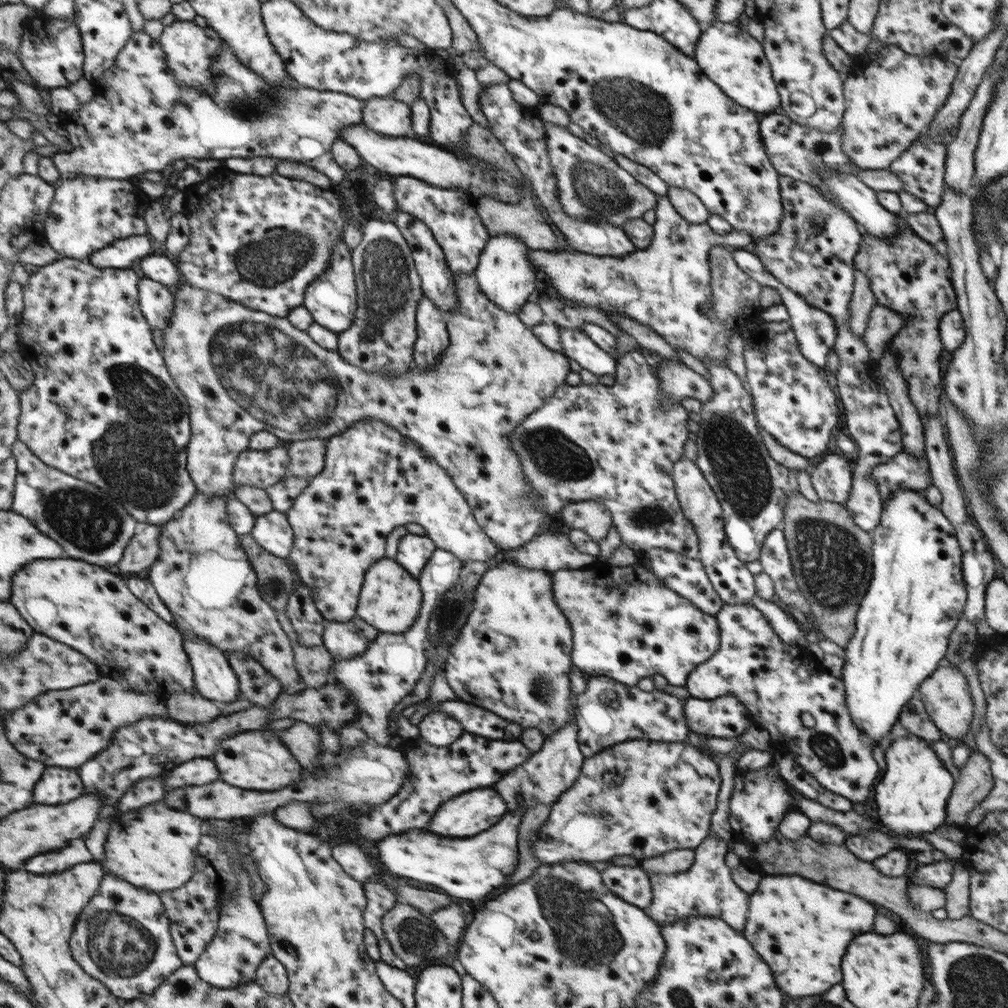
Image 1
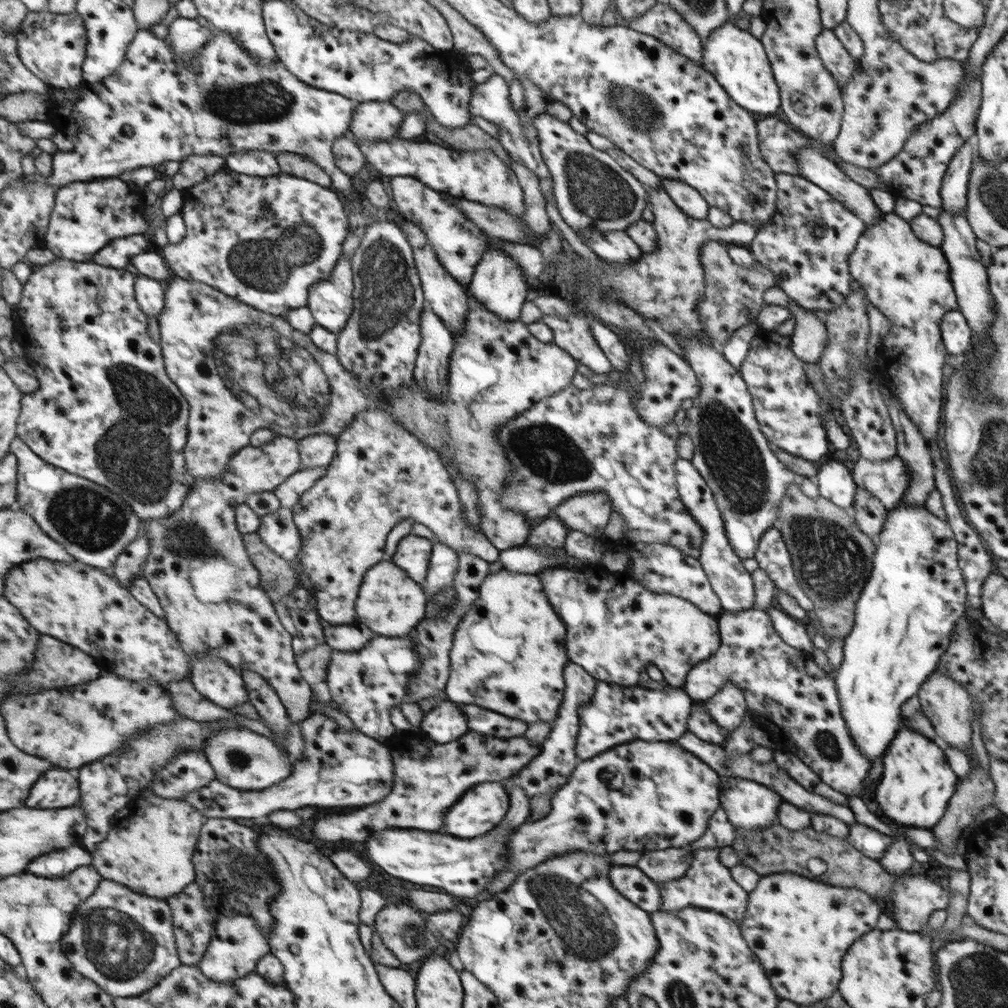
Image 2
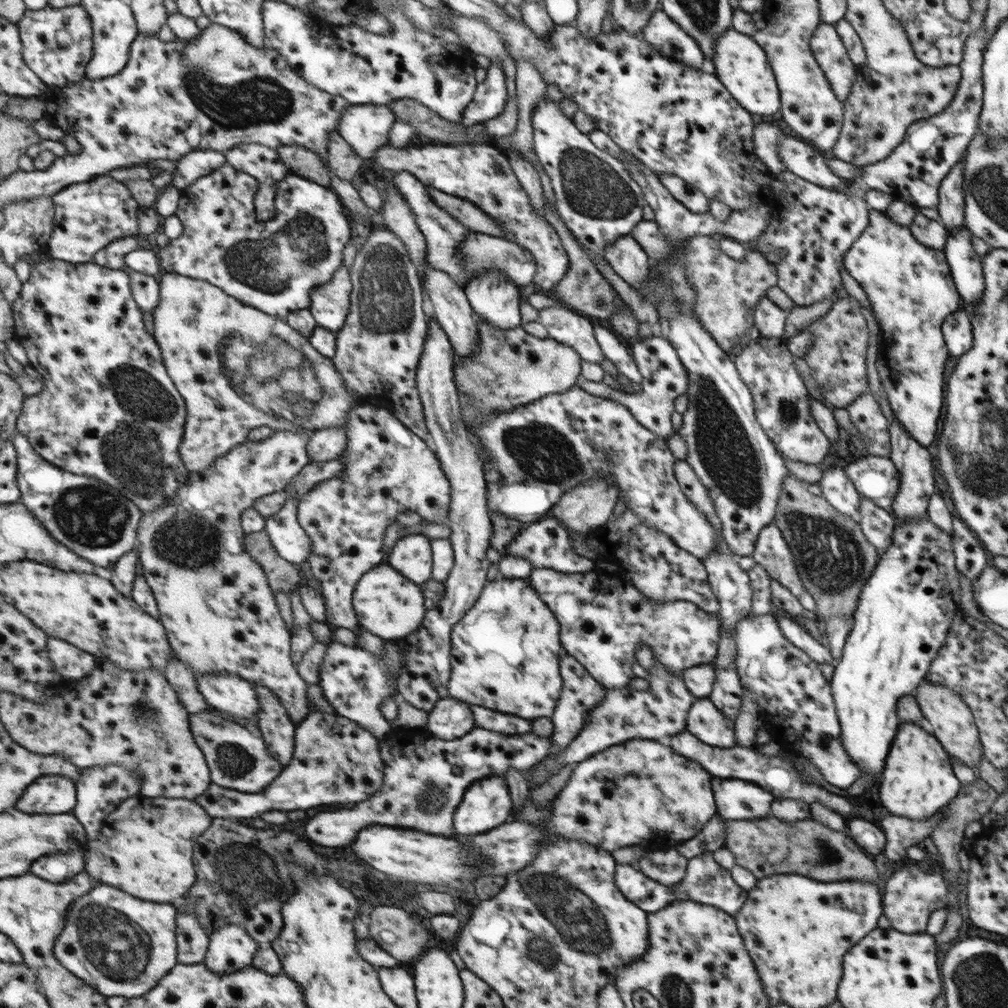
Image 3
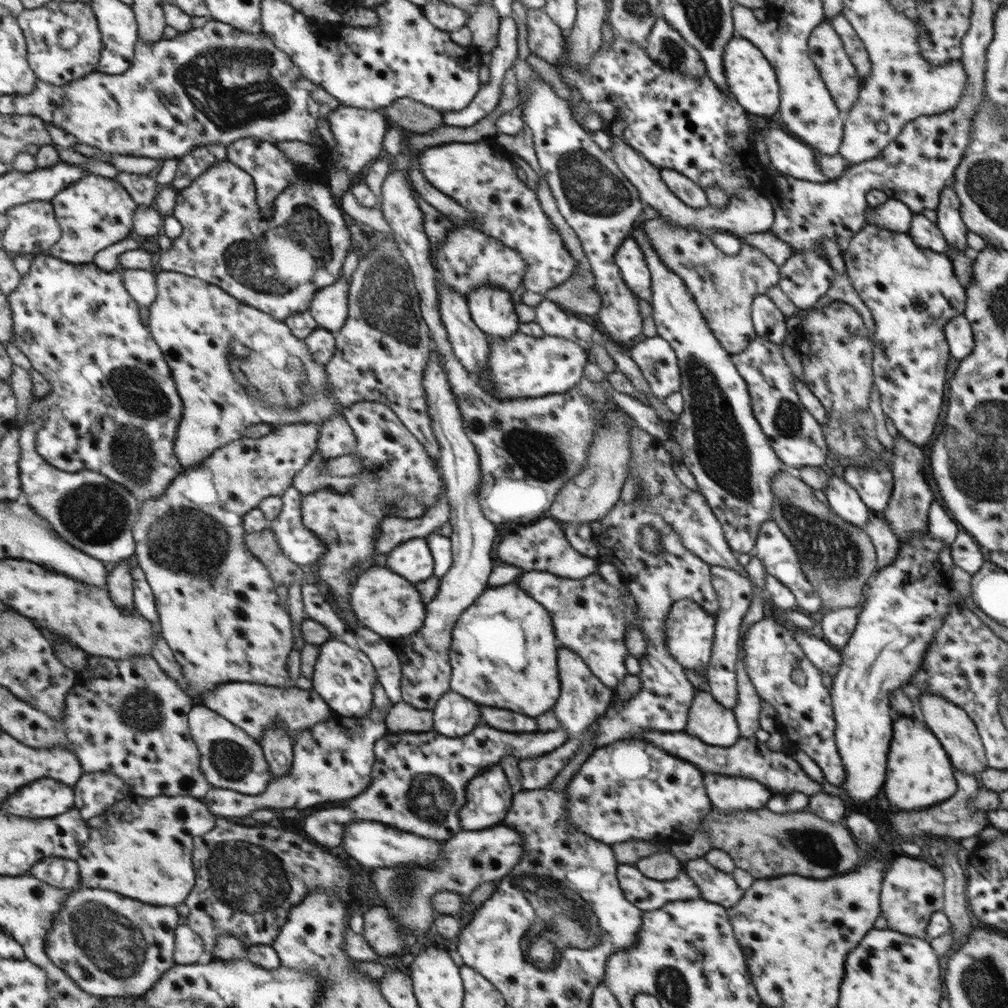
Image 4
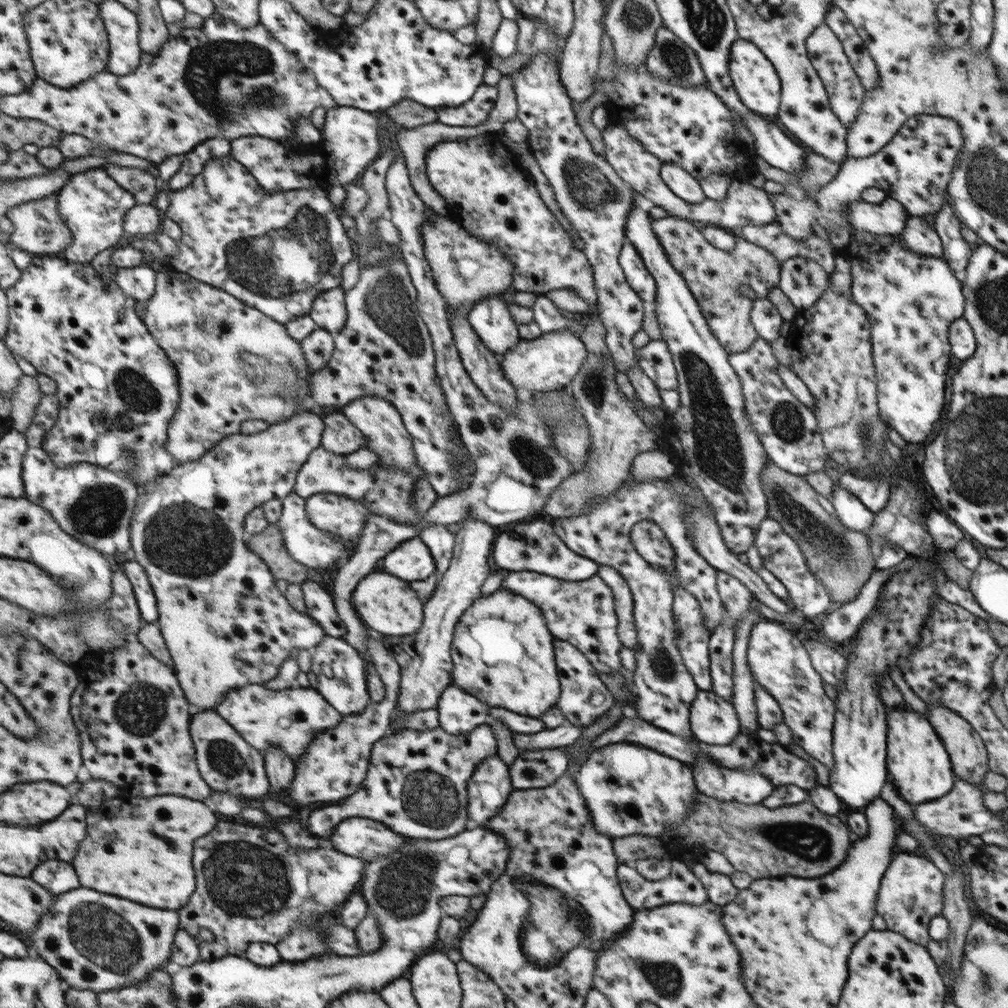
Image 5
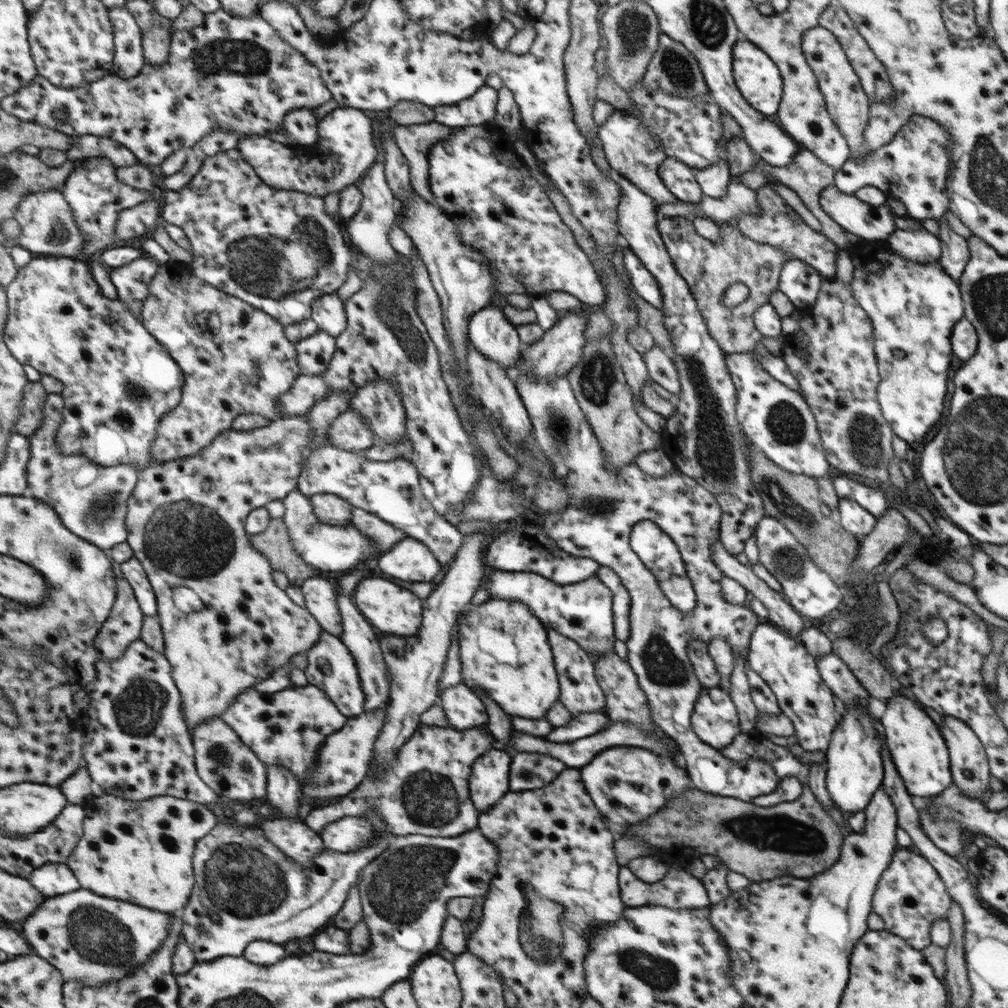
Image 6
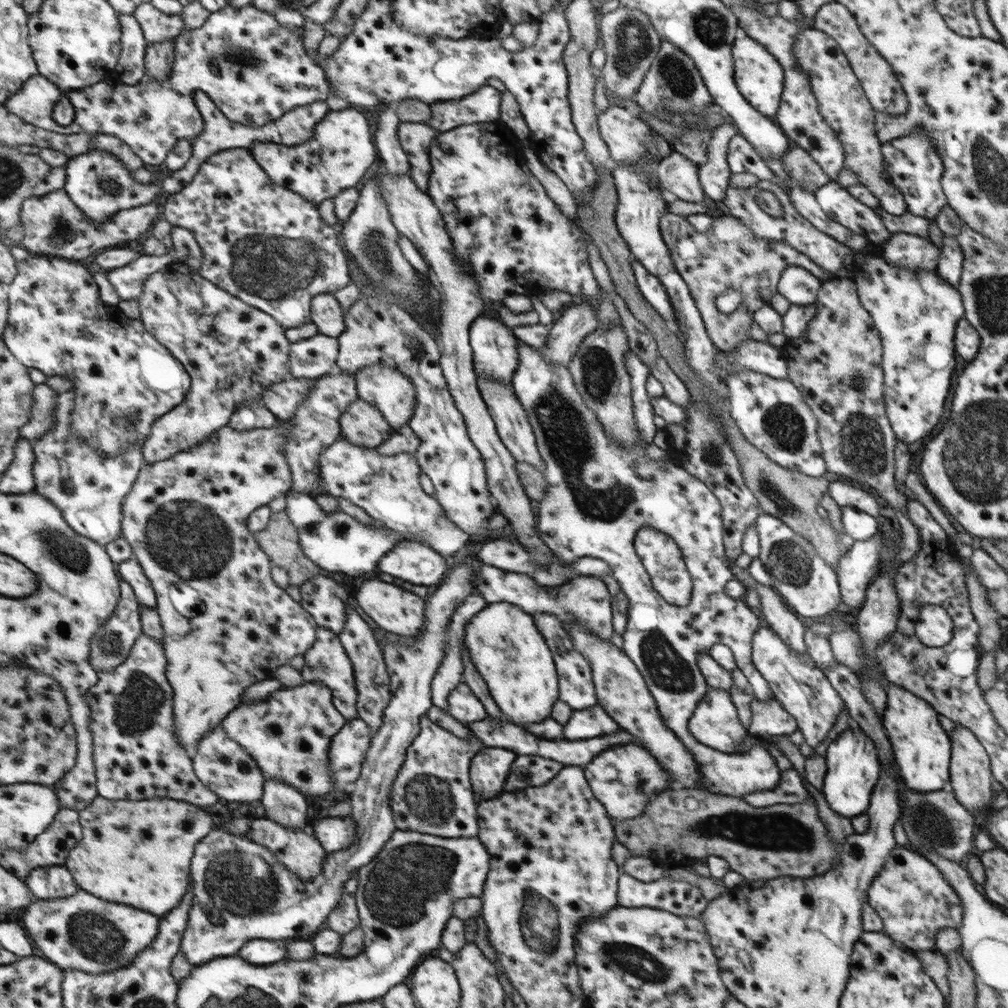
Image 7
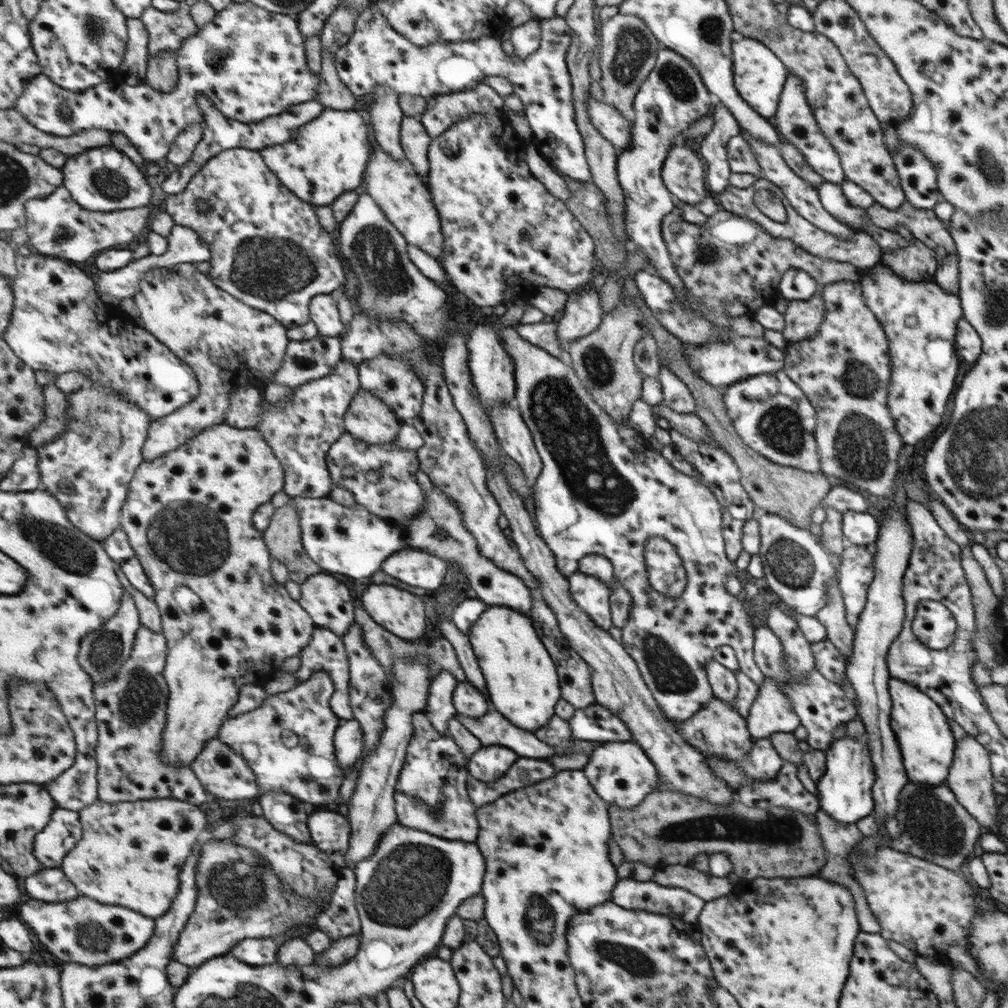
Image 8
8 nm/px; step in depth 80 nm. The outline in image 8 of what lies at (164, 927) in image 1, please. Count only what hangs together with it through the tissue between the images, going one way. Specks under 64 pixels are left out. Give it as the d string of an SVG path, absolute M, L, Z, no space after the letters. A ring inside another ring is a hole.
M82 894L75 900L53 903L27 897L19 905L18 913L42 946L57 957L62 966L77 963L99 968L104 964L120 963L143 949L156 933L155 918L137 914L125 906L105 906Z

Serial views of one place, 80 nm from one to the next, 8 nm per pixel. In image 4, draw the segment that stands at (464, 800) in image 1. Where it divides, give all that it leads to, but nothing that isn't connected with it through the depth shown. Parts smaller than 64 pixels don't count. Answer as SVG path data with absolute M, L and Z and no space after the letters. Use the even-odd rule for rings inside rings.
M500 764L485 768L468 782L465 810L457 812L461 831L485 830L502 824L512 804L512 793Z

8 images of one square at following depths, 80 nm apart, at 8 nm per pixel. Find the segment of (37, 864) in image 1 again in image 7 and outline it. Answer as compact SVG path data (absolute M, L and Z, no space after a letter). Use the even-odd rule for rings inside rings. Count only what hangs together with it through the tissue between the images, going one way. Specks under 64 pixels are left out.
M66 865L33 869L25 881L35 899L67 898L81 889Z

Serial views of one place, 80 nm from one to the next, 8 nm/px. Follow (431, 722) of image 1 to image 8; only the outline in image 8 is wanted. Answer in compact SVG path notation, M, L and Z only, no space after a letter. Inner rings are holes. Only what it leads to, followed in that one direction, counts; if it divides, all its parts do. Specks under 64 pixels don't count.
M460 681L455 686L451 702L456 715L465 718L483 717L490 709L489 701L484 698L484 695L475 686L465 681Z

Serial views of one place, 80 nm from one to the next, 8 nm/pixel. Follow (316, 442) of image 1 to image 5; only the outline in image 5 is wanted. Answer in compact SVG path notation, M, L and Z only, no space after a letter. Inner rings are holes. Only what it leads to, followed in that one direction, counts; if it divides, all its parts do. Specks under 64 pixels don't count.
M340 412L325 416L325 432L322 445L335 454L349 455L359 448L365 448L368 440L351 422L351 419Z

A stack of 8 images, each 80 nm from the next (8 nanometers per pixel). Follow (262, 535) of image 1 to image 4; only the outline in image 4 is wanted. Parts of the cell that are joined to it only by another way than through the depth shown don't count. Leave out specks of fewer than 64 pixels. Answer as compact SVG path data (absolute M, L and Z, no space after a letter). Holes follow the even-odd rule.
M291 487L289 491L282 496L284 505L280 515L272 521L271 529L278 536L281 548L284 553L297 564L315 564L320 561L328 553L328 548L325 543L309 528L305 526L302 515L302 505L304 495L297 490L296 487Z

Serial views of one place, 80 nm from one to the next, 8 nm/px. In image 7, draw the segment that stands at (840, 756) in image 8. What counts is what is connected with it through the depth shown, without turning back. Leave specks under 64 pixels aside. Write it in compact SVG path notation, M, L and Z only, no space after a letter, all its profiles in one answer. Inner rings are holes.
M850 722L847 730L839 733L827 746L824 757L826 771L820 790L829 808L843 818L857 817L870 804L871 790L878 781L877 774L880 774L873 743L867 734Z

